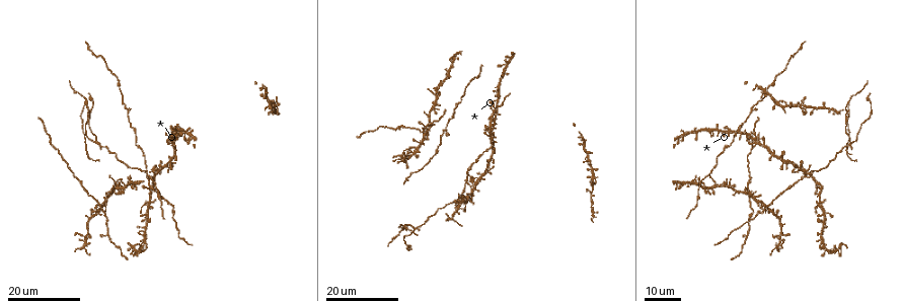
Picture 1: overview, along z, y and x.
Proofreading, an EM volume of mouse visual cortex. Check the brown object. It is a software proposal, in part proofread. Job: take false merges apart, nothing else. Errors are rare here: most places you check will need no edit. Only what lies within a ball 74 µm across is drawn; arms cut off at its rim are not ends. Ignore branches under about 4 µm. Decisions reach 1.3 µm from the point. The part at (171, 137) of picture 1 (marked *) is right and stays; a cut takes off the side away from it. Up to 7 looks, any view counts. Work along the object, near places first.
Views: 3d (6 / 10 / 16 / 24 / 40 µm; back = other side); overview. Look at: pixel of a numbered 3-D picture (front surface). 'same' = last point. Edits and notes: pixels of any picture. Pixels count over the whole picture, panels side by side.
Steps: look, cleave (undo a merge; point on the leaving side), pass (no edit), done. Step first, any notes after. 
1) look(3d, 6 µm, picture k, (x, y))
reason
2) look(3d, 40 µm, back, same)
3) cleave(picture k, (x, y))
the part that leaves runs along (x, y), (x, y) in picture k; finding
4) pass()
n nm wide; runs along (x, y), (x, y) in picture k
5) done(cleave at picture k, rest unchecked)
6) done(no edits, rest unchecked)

look(3d, 24 µm, picture 1, (456, 109))
sudden change in width

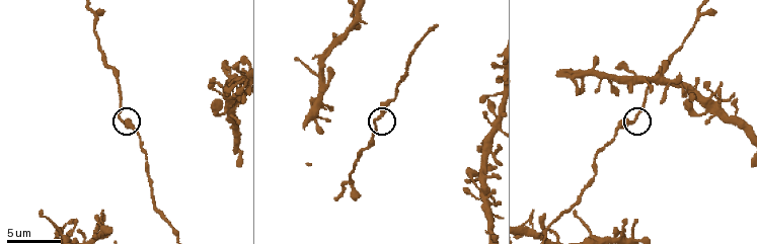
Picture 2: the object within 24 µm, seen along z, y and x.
look(3d, 6 µm, picture 2, (634, 118))

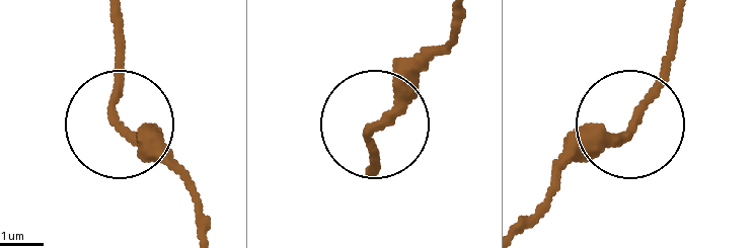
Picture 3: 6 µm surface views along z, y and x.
look(3d, 6 µm, back, picture 3, (124, 131))

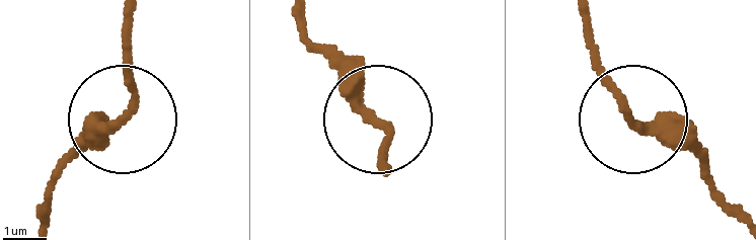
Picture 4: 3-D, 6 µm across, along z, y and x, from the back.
pass()
continuous, no second neuron

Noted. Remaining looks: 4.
look(3d, 24 µm, picture 1, (465, 182))
a fork

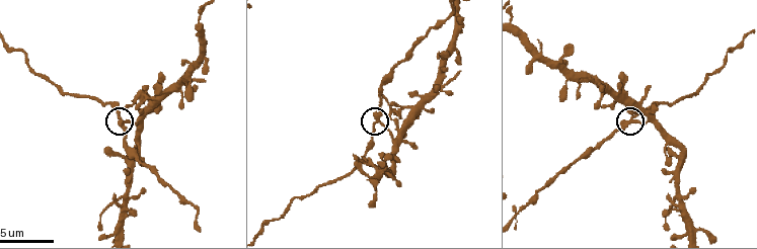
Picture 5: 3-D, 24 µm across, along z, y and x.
look(3d, 6 µm, picture 5, (627, 121))
zoom in

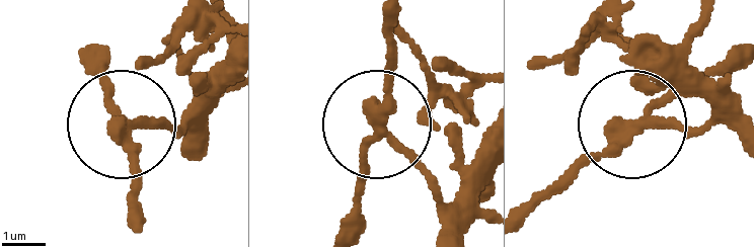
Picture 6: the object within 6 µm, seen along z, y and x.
pass()
side arm 37 µm; runs along (225, 81), (177, 125), (120, 129), (138, 197) in picture 6; continuous, no second neuron

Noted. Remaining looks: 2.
look(3d, 24 µm, picture 1, (97, 142))
arms part here

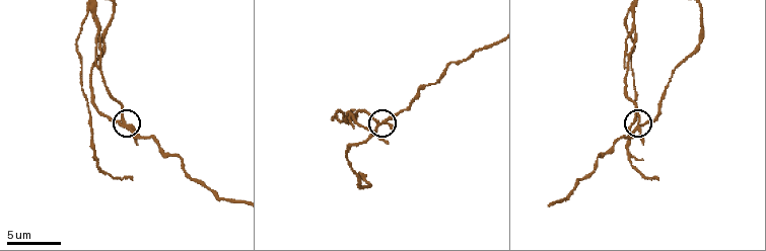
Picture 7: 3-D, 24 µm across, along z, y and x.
look(3d, 6 µm, picture 7, (640, 123))

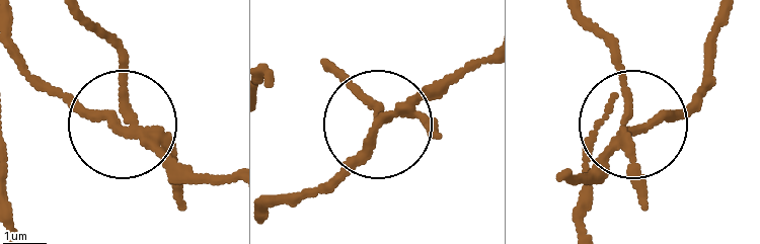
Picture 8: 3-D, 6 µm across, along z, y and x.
cleave(picture 8, (430, 131))
190 nm wide; the part that leaves runs along (625, 132), (625, 81), (593, 15) in picture 8; two neurons meet here

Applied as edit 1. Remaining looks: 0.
done(cleave at picture 8, rest unchecked)

